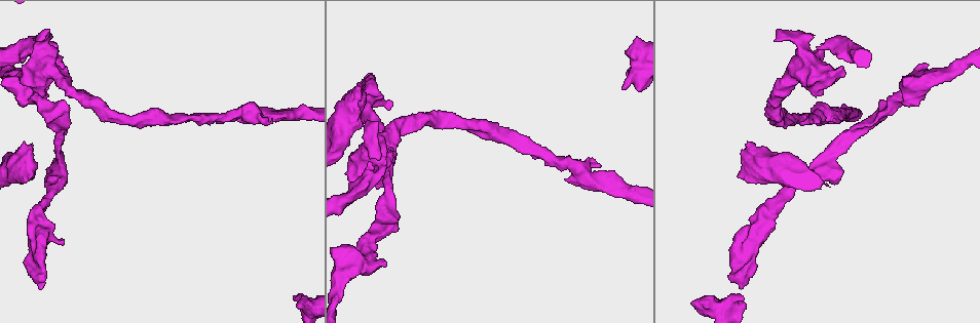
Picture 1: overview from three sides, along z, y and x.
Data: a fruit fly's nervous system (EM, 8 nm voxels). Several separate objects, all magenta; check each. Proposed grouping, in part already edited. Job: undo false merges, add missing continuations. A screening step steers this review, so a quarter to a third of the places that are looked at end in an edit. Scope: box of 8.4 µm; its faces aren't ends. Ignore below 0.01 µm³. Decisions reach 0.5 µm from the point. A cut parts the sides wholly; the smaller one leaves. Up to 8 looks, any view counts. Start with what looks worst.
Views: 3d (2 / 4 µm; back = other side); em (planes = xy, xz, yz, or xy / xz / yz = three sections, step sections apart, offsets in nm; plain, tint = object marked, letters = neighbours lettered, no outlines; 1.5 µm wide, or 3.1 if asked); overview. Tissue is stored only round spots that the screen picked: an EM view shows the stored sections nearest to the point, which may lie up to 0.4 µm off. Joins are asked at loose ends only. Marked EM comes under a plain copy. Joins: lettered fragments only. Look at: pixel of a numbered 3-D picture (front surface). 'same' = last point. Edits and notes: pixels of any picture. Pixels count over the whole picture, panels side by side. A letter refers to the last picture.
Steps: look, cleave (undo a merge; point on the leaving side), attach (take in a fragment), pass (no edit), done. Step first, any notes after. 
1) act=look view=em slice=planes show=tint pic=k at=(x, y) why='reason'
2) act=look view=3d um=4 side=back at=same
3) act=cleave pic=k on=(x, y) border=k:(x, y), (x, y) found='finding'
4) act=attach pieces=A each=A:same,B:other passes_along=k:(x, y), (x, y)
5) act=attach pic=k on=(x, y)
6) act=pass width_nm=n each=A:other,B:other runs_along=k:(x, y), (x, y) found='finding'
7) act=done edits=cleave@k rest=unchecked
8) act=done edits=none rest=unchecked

act=look view=em slice=yz step=4 show=letters pic=1 at=(385, 263) why='thick end'

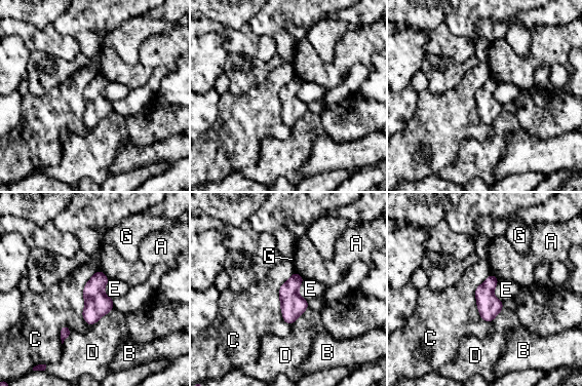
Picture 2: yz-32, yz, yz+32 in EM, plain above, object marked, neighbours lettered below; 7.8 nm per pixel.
act=pass each=A:other,B:other,C:other,D:other,E:other,G:other border=2:(491, 273), (475, 290), (487, 322) found='no lettered fragment goes on from it'

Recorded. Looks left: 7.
act=look view=em slice=xy step=4 show=letters pic=1 at=(40, 39) why='free end'

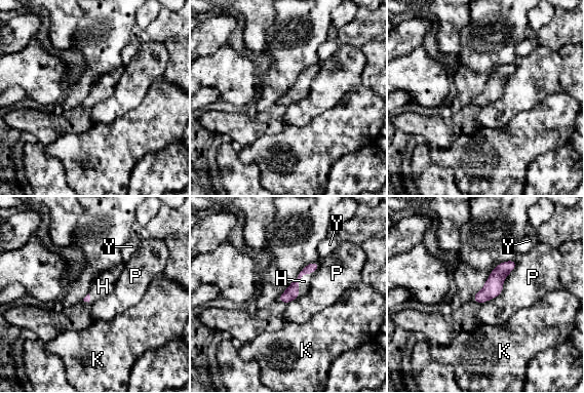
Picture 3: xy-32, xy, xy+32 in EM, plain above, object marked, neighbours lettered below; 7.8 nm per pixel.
act=look view=em slice=yz step=4 show=letters at=same

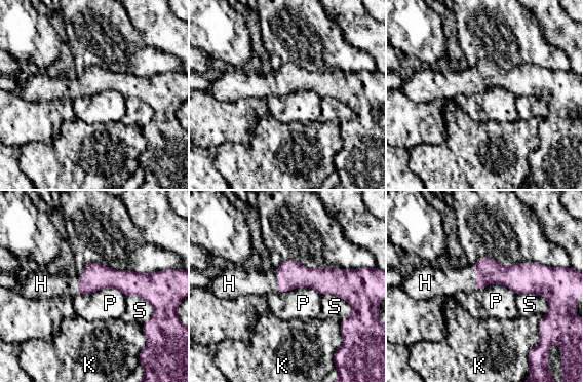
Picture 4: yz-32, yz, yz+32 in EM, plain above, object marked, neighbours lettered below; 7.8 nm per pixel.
act=attach pieces=H width_nm=180 each=H:same,K:other,P:other,S:other passes_along=4:(488, 271), (475, 278), (444, 282) found='it goes on there'

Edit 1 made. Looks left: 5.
act=done edits=attach@4 rest=unchecked

